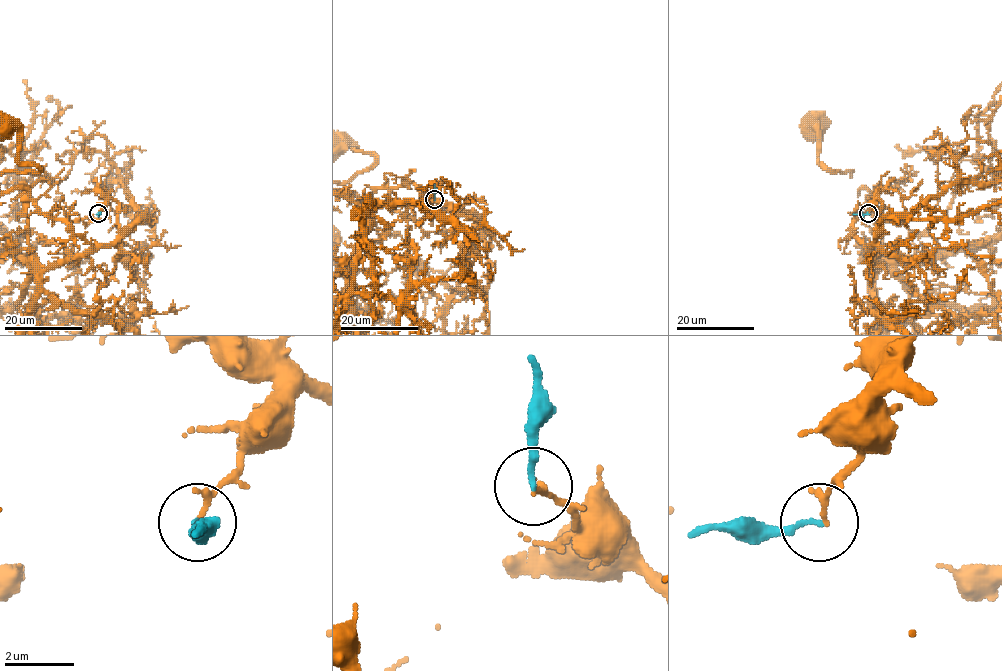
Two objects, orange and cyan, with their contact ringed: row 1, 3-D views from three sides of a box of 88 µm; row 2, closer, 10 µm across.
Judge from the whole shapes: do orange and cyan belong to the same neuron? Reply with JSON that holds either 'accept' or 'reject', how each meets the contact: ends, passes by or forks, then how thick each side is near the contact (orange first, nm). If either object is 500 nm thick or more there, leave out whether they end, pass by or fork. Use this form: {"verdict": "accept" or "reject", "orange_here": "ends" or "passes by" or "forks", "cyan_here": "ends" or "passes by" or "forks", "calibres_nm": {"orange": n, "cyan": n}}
{"verdict": "reject", "orange_here": "passes by", "cyan_here": "ends", "calibres_nm": {"orange": 110, "cyan": 160}}

